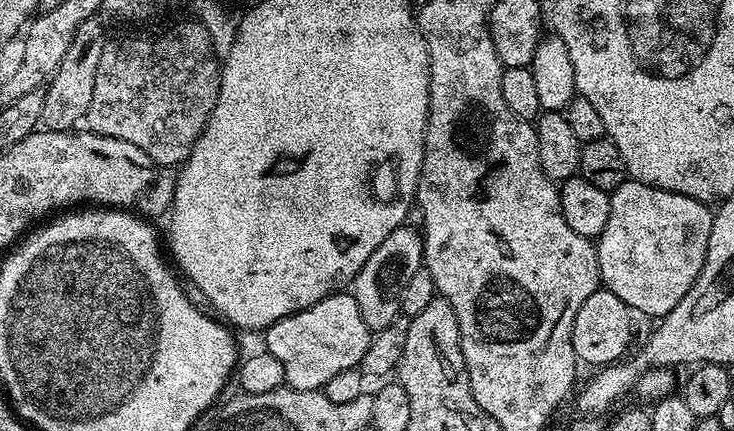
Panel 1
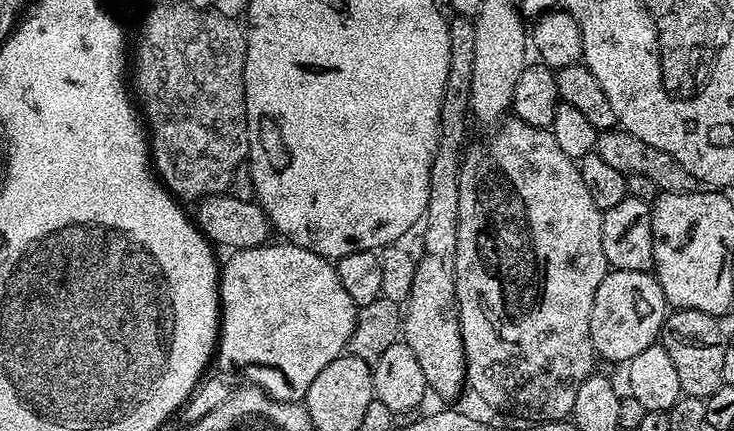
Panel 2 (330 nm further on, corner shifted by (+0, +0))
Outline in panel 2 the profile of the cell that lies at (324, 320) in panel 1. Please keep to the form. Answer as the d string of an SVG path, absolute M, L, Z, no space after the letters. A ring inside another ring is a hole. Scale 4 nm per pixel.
M269 242L257 248L237 248L229 255L232 257L225 264L223 261L222 267L218 272L220 282L220 310L222 313L218 333L218 360L220 356L222 363L237 364L238 367L244 368L245 374L248 375L247 383L262 389L266 395L273 396L276 400L300 402L303 401L304 395L310 390L310 382L314 382L314 378L318 378L318 374L322 374L322 370L326 370L326 366L330 366L330 362L334 362L334 358L345 355L348 347L348 339L354 330L358 306L350 298L350 294L346 294L342 282L338 282L336 265L333 261L326 259L324 256L314 254L297 244L287 242L279 243Z

